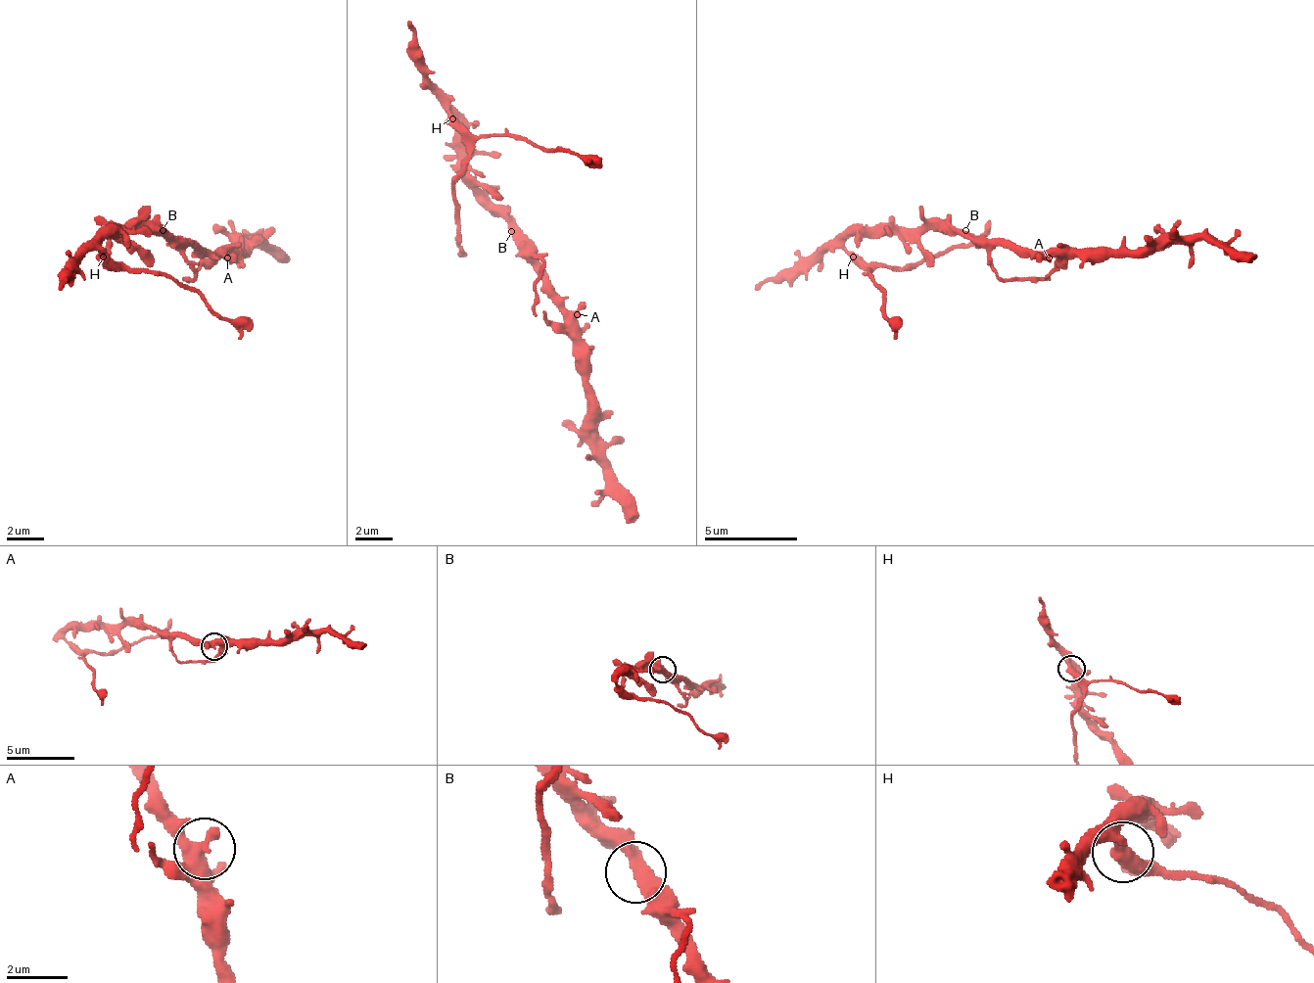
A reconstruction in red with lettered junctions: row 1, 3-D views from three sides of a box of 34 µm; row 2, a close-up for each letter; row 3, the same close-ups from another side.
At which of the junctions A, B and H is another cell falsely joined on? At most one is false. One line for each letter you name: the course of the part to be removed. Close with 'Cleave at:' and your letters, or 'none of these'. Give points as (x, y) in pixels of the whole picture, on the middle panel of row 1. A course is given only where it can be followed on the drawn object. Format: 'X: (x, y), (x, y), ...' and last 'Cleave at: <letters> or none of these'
H: (451, 119), (474, 133), (516, 133), (535, 148), (567, 148), (599, 162)
Cleave at: H

